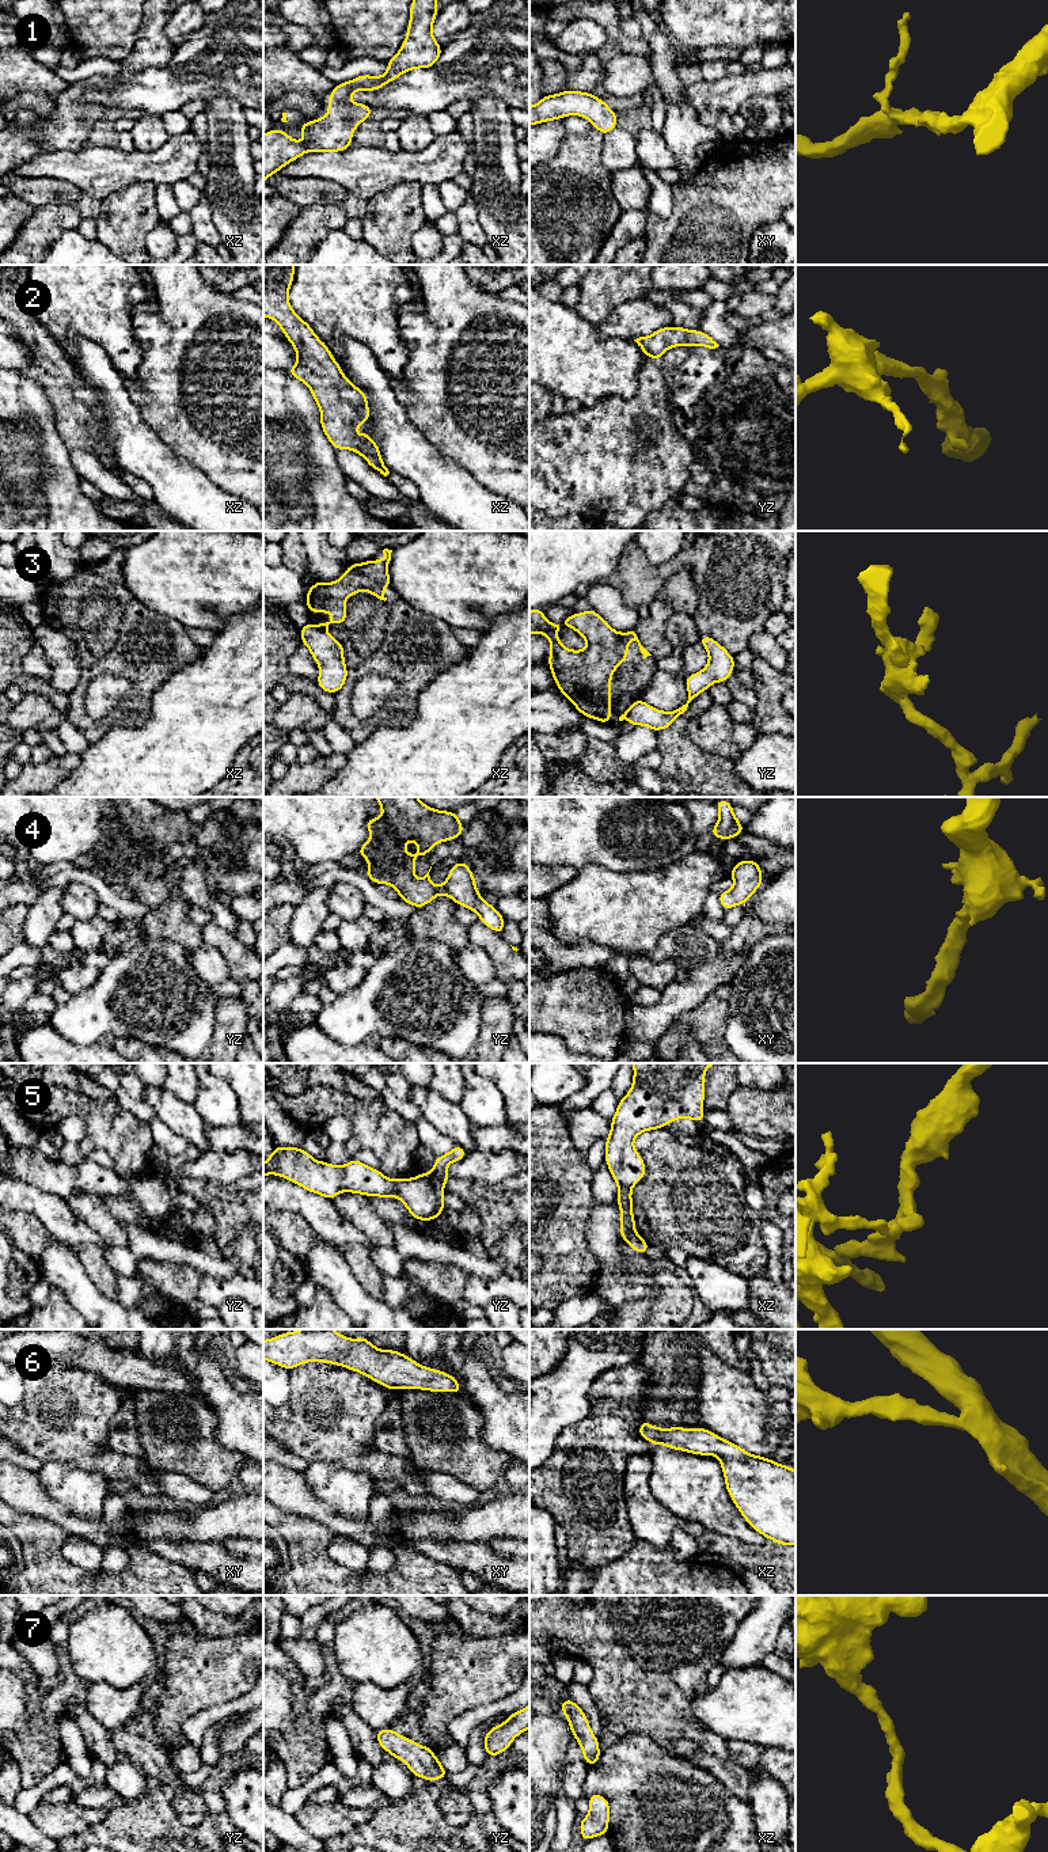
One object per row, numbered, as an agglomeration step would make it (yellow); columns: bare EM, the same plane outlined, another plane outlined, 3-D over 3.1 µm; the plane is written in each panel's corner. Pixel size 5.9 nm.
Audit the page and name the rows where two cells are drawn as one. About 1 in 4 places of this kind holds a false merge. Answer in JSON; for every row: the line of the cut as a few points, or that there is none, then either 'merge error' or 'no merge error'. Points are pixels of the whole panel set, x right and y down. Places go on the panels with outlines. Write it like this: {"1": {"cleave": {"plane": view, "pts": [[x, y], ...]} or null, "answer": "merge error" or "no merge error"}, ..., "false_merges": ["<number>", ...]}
{"1": {"cleave": null, "answer": "no merge error"}, "2": {"cleave": null, "answer": "no merge error"}, "3": {"cleave": {"plane": "xz", "pts": [[316, 626], [323, 630]]}, "answer": "merge error"}, "4": {"cleave": null, "answer": "no merge error"}, "5": {"cleave": {"plane": "yz", "pts": [[431, 1172], [443, 1186]]}, "answer": "merge error"}, "6": {"cleave": null, "answer": "no merge error"}, "7": {"cleave": null, "answer": "no merge error"}, "false_merges": ["3", "5"]}

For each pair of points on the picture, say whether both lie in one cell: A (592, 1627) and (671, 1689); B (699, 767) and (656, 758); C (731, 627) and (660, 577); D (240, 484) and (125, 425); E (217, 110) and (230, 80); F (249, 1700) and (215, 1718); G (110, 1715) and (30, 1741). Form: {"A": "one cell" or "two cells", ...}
{"A": "one cell", "B": "two cells", "C": "one cell", "D": "two cells", "E": "two cells", "F": "one cell", "G": "two cells"}

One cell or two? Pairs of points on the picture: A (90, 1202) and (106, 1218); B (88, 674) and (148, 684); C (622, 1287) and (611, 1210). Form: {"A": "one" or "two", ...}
{"A": "one", "B": "one", "C": "one"}

